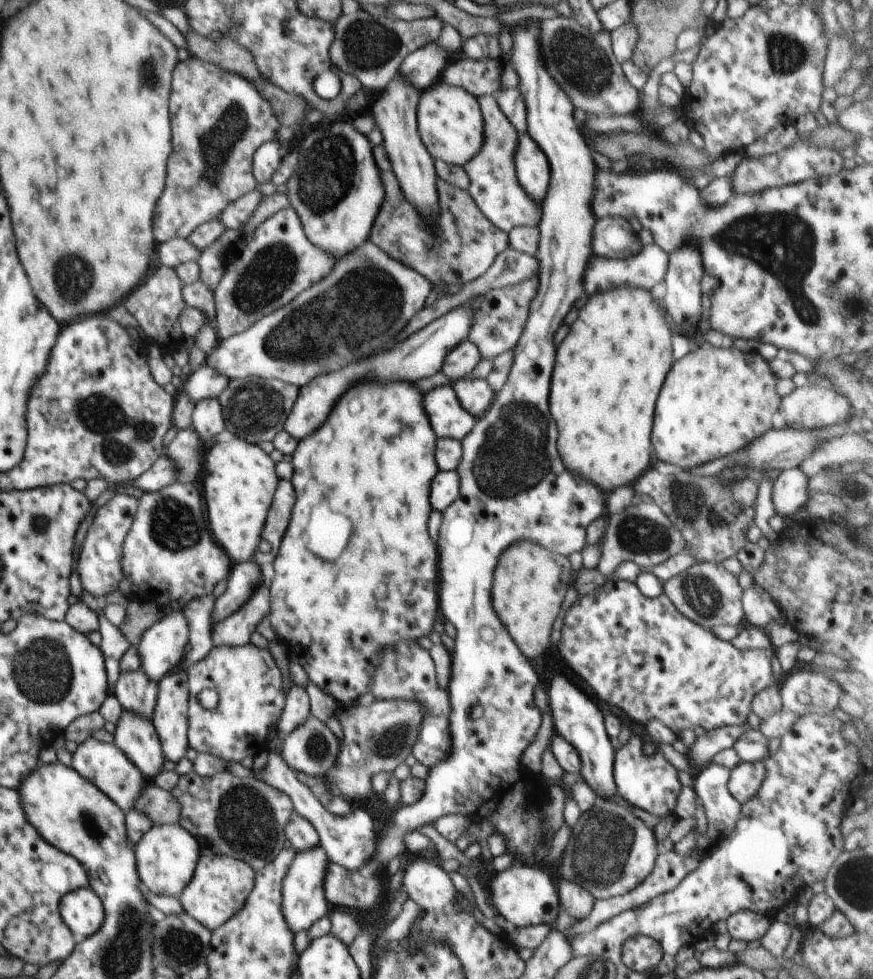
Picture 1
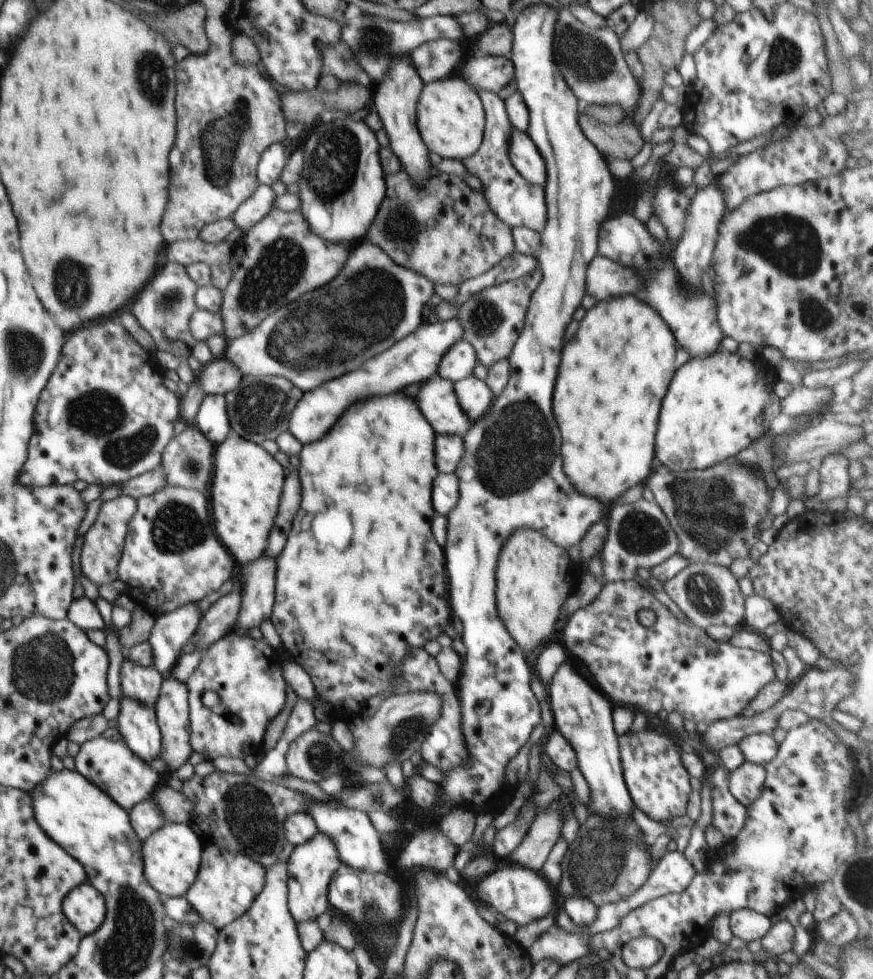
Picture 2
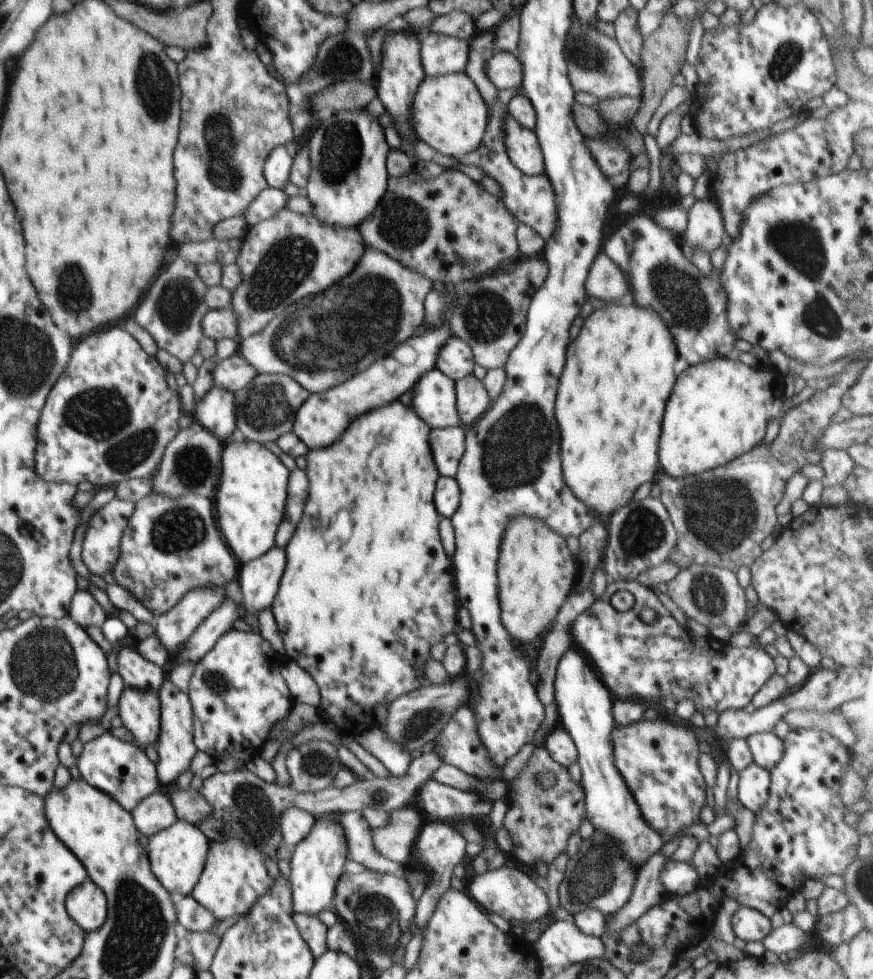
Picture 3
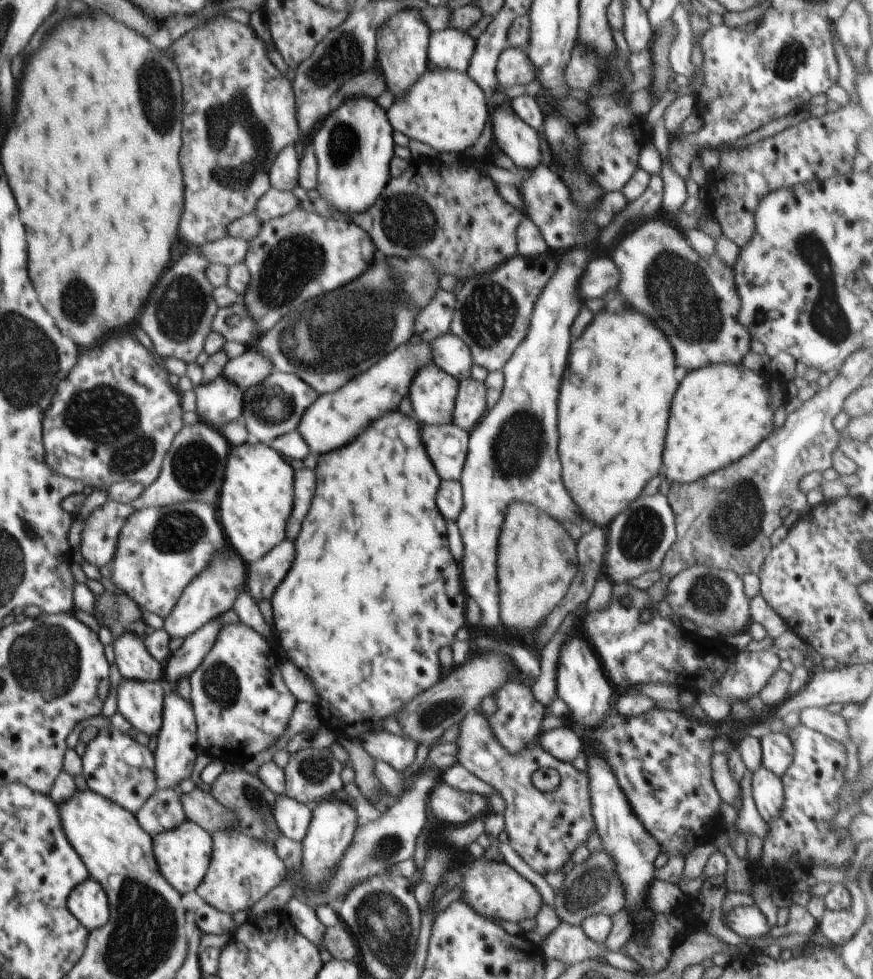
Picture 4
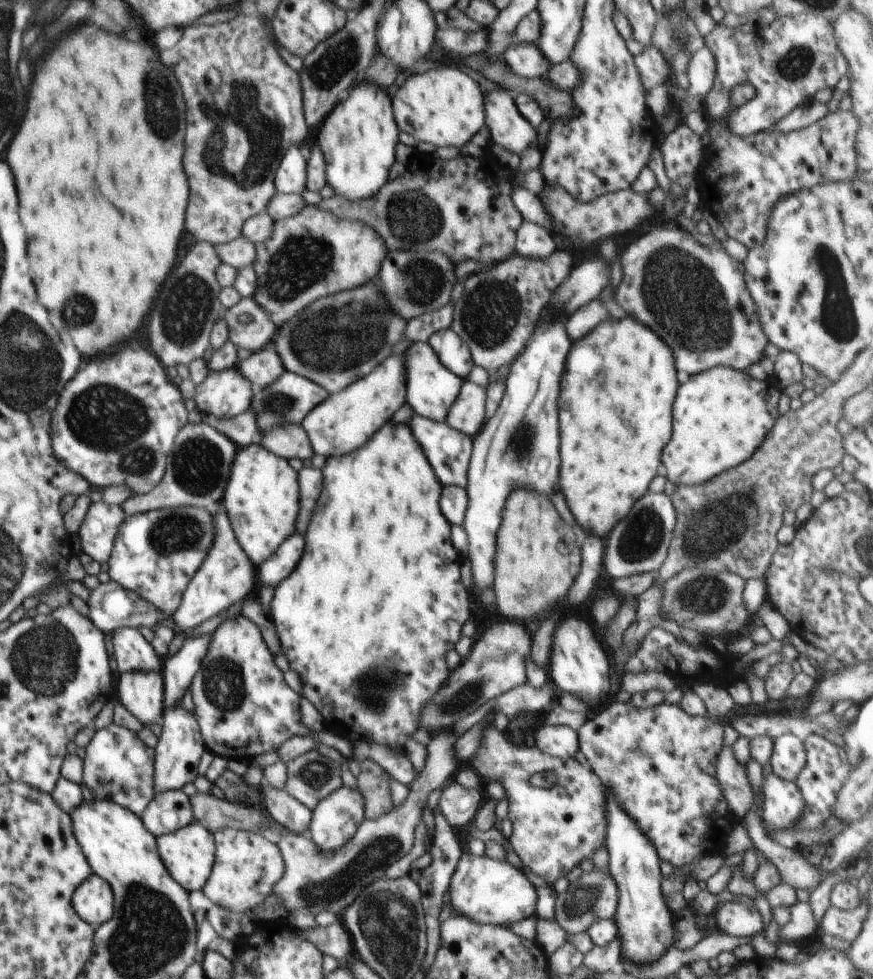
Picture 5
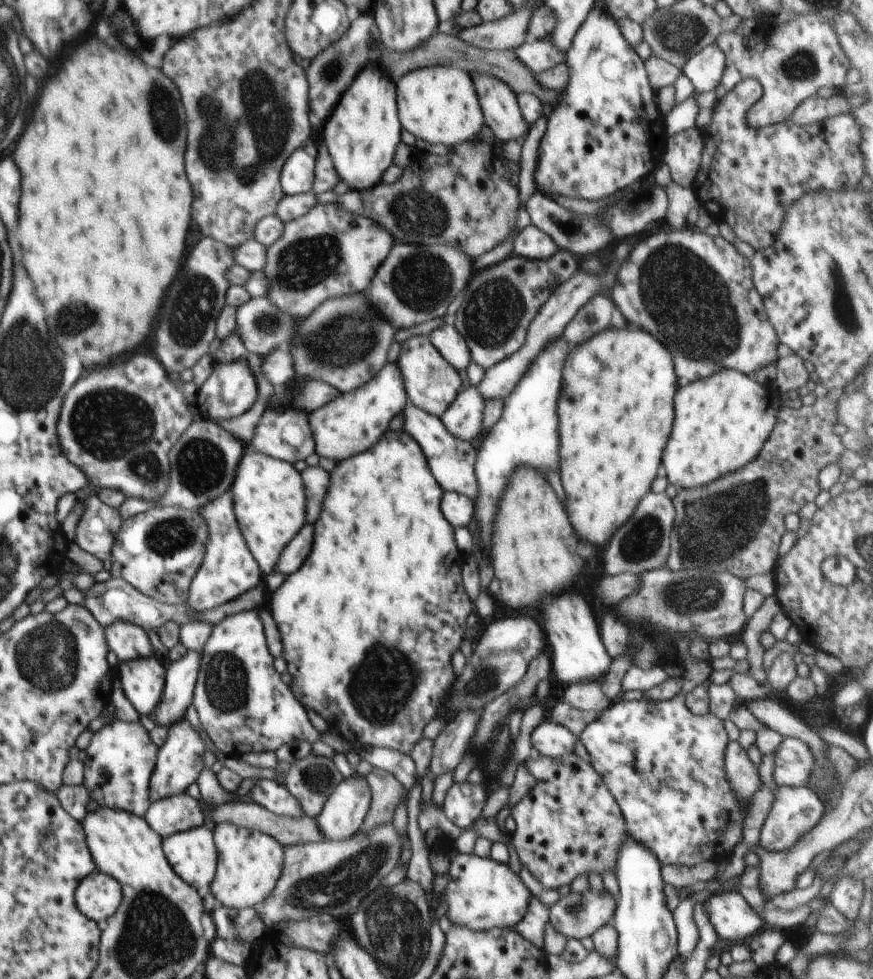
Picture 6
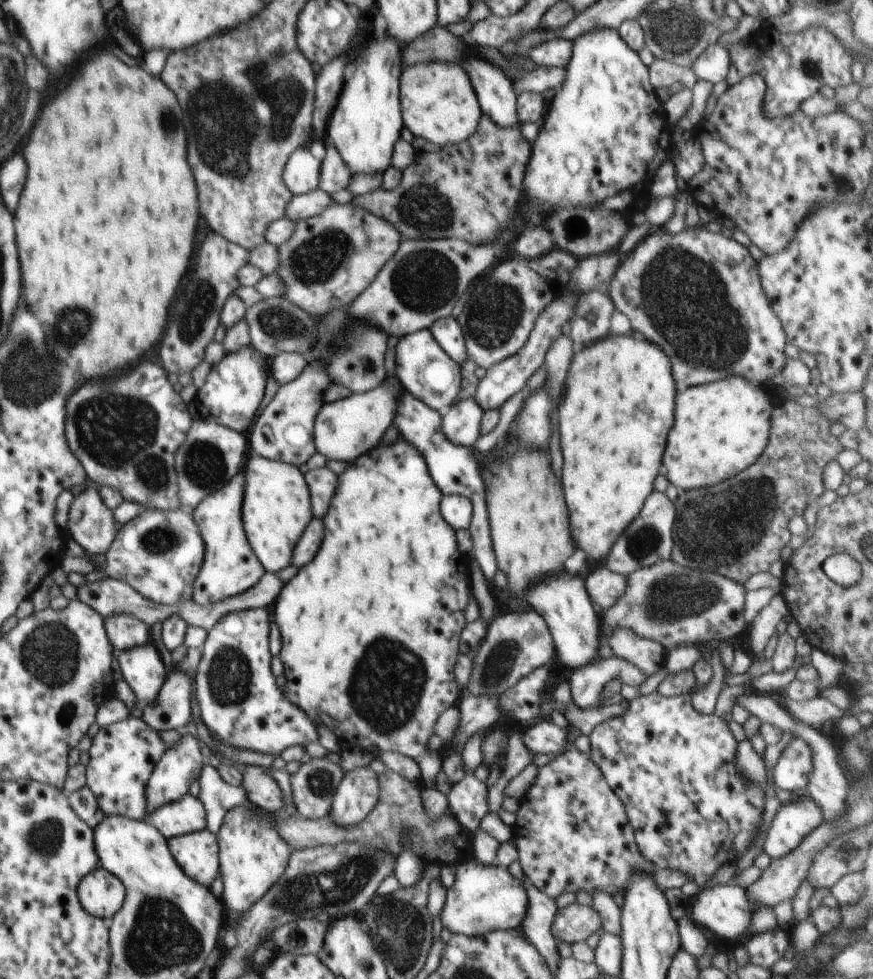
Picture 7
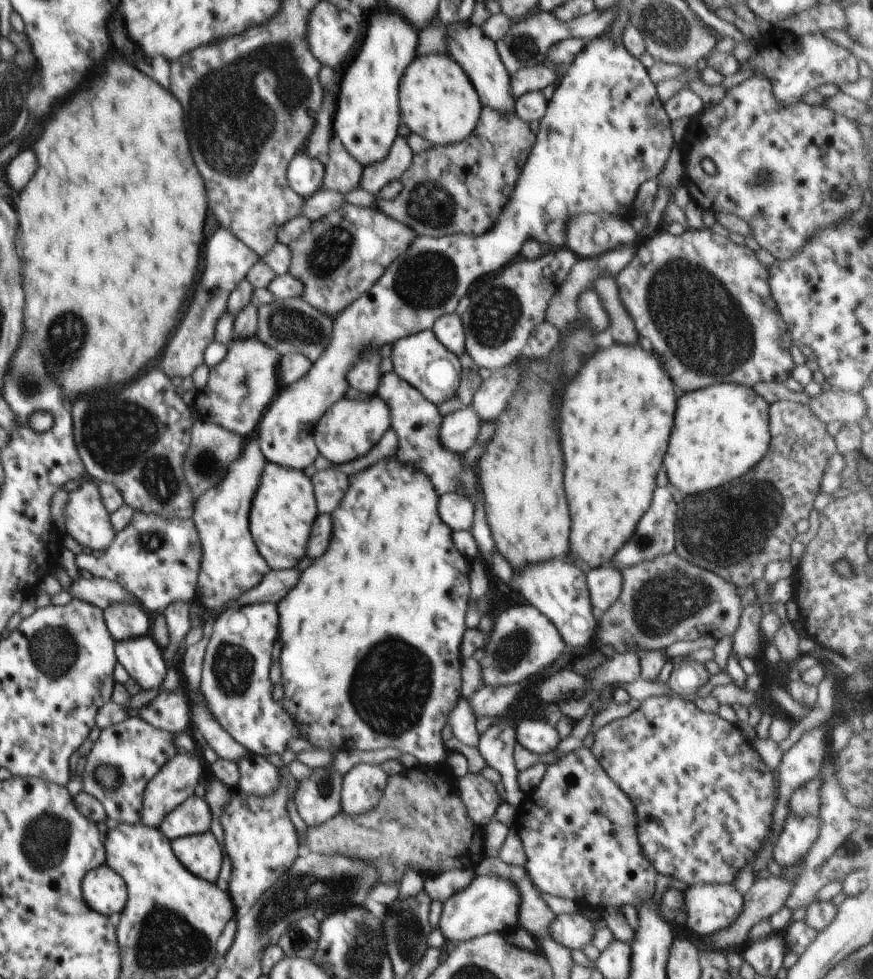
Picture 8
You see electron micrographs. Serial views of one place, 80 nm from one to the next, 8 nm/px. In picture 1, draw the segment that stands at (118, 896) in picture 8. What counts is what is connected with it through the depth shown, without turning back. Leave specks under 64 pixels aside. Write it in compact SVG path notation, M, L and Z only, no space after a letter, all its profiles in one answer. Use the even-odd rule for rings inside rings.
M90 886L65 894L59 911L62 924L70 928L77 942L98 932L105 917L103 902Z

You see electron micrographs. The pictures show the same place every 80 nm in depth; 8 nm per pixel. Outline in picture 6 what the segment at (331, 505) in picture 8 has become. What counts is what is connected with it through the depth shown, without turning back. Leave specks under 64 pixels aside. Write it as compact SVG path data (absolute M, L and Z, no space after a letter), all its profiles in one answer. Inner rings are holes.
M307 466L301 472L301 477L307 498L306 523L314 524L318 520L318 516L320 516L322 500L324 500L326 492L328 492L328 486L330 486L329 472L320 466Z

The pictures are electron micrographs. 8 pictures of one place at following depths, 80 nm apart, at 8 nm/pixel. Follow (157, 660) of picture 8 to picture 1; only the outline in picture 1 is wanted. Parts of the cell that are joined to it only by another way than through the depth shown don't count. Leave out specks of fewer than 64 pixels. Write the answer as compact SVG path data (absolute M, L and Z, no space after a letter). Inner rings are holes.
M123 710L114 734L114 744L151 781L162 772L162 745L150 717Z

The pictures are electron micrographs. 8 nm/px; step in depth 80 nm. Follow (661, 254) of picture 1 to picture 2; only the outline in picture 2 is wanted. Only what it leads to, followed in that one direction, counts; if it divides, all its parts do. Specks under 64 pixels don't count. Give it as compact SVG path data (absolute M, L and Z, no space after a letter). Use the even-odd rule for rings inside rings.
M596 256L588 266L586 292L596 300L606 300L612 296L624 296L638 292L640 278L630 268L624 268L604 256Z

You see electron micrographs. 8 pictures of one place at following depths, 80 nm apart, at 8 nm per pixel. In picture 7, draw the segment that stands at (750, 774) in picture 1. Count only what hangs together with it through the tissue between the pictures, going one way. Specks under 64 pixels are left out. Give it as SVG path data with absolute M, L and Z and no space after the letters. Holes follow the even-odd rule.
M808 794L782 805L772 820L763 849L772 859L788 856L815 828L823 823L823 814Z

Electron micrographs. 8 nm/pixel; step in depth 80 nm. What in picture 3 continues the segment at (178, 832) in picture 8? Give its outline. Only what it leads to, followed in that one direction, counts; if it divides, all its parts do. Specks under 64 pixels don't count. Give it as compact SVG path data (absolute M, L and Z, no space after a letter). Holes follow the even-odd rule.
M164 791L153 792L131 812L136 828L147 837L172 826L178 821L169 794Z

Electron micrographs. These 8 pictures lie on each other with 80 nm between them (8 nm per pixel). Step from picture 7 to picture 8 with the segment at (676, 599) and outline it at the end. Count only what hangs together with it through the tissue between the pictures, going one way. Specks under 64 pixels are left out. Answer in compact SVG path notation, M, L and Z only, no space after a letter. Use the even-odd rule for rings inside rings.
M674 550L668 554L639 562L633 567L621 570L623 585L618 600L605 609L604 615L598 621L595 632L597 647L610 646L616 653L626 653L639 649L640 651L663 651L670 644L680 640L696 640L702 636L722 638L733 634L739 628L742 602L736 592L736 586L724 580L714 571L703 569L701 566L679 557Z

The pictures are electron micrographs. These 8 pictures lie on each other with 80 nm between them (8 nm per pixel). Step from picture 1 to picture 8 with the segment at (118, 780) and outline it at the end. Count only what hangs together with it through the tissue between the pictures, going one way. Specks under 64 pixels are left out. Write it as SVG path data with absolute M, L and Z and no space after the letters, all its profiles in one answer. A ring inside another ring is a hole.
M128 716L124 722L101 730L100 737L87 754L82 788L102 803L111 823L138 824L141 822L146 785L167 761L177 754L174 733L154 728L140 717ZM97 765L114 767L121 774L121 785L114 790L103 789L95 777Z

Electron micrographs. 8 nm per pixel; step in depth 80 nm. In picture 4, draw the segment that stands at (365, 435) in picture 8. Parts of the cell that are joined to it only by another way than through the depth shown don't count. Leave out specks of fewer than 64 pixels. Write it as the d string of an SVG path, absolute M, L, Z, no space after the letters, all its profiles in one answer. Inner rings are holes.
M430 343L401 344L392 354L374 364L368 372L356 376L338 390L324 393L311 404L302 415L296 430L304 437L315 455L338 450L358 438L376 418L396 411L402 399L407 396L410 383L420 367L432 361Z

